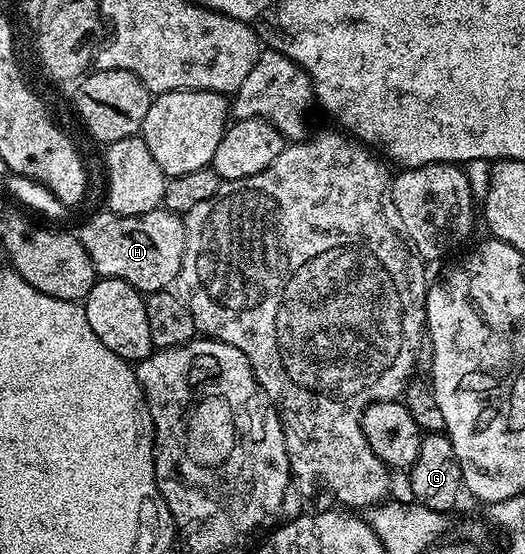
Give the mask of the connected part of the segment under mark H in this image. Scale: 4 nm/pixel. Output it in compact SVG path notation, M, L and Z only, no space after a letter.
M104 209L88 217L78 230L78 238L86 253L90 253L97 276L124 279L141 293L171 288L180 276L184 221L171 211L157 209L141 215L114 215Z

